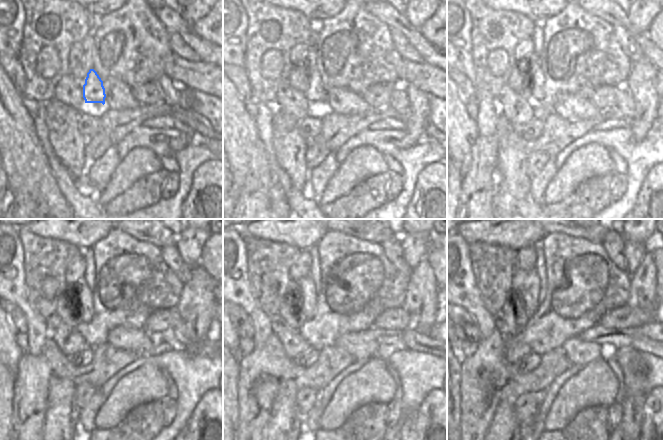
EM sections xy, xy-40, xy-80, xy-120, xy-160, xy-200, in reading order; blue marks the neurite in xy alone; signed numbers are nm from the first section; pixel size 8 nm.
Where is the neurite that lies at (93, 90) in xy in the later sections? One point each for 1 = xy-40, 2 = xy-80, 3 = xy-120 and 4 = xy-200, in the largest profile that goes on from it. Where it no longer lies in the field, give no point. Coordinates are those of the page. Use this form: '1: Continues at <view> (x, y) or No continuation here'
1: Continues at xy-40 (316, 92)
2: Continues at xy-80 (537, 91)
3: Continues at xy-120 (84, 294)
4: Continues at xy-200 (525, 284).

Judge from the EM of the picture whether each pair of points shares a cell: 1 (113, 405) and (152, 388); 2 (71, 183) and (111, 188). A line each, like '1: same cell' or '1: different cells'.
1: same cell
2: different cells

